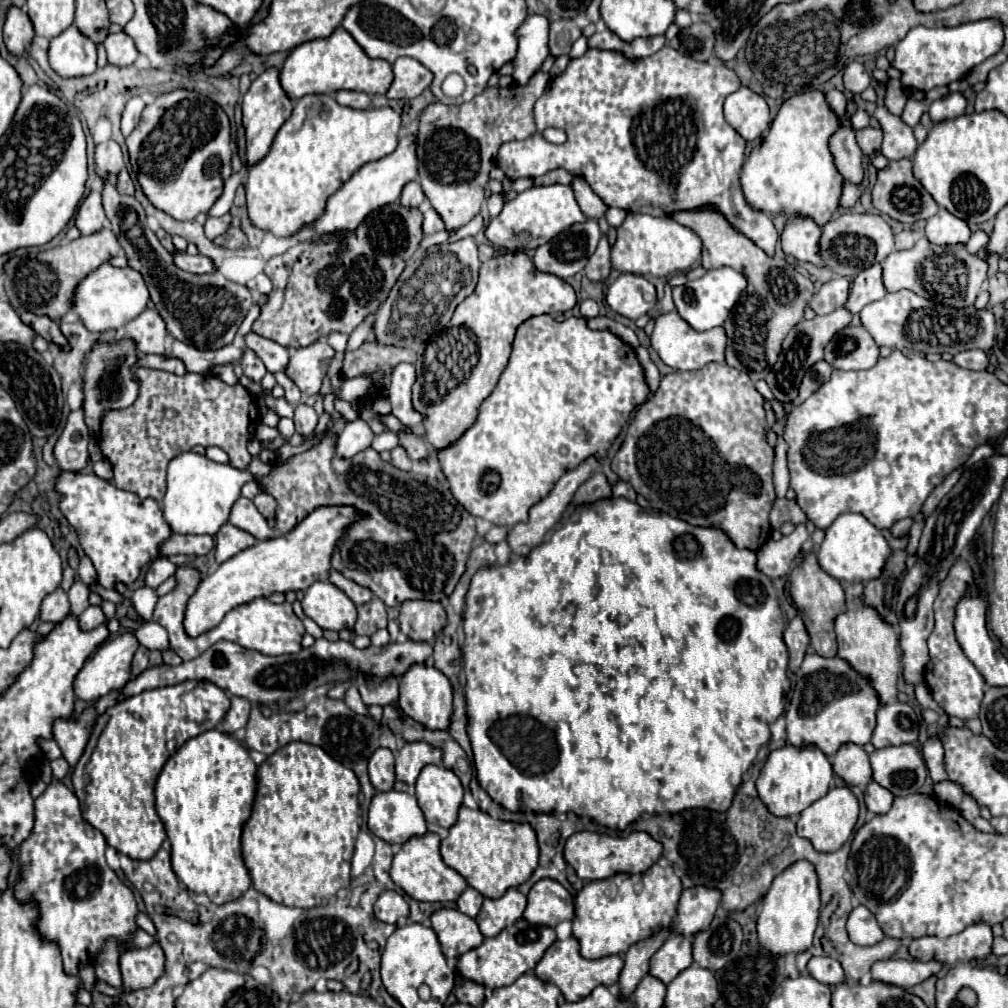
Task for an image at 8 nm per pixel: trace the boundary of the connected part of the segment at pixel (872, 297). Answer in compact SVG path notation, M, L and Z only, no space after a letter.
M876 263L872 267L860 271L860 275L854 279L846 307L848 307L848 311L852 311L856 315L862 311L864 305L882 299L886 293L888 291L882 283L882 265Z

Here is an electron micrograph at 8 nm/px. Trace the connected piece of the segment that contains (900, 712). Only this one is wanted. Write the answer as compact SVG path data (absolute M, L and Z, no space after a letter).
M890 701L878 709L876 729L872 733L872 745L876 749L890 745L914 743L918 739L920 717L912 705Z

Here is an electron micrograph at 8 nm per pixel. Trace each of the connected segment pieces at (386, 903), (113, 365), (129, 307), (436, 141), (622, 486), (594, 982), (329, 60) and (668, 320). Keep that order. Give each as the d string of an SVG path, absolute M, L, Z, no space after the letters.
M384 891L374 903L374 915L384 923L396 923L400 917L408 917L408 903L396 891Z
M122 339L116 343L98 343L86 361L84 369L84 415L86 425L94 433L100 429L100 419L108 409L128 407L136 401L138 383L132 381L132 363L136 363L136 347L132 341Z
M102 263L96 271L86 275L74 295L72 295L72 307L70 313L78 315L80 321L88 331L106 331L106 329L120 329L128 319L134 319L140 315L140 311L146 309L148 303L148 289L144 287L144 279L138 271L132 271L130 267L112 267L110 263Z
M538 71L526 85L512 83L510 87L486 87L472 101L462 105L430 103L422 115L416 133L418 177L424 195L444 219L446 229L460 229L466 225L484 203L488 173L496 161L498 147L516 137L530 137L536 133L532 107L542 95L550 73Z
M618 481L612 486L612 497L626 497L630 501L636 501L636 491L632 489L632 485Z
M568 937L564 941L552 943L552 947L546 949L544 957L536 965L536 975L548 983L554 983L566 1001L580 1001L590 995L590 991L598 985L614 985L620 977L620 971L624 967L624 959L620 955L608 955L602 959L584 959L578 951L578 941L574 937Z
M336 27L336 31L326 39L314 39L292 49L280 71L280 83L292 99L304 97L308 93L334 93L338 89L384 95L390 89L392 81L392 65L384 59L370 59L344 27Z
M676 311L662 313L656 319L654 331L650 335L650 343L656 349L656 353L660 355L660 359L678 371L702 369L704 365L708 365L712 361L724 363L724 347L726 347L724 327L714 327L710 331L694 331Z

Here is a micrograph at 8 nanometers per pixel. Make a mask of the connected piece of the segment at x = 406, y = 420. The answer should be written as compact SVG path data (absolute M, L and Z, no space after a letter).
M398 363L390 375L390 387L386 389L388 401L392 405L392 415L408 427L420 427L422 415L412 407L412 385L416 381L412 363Z

